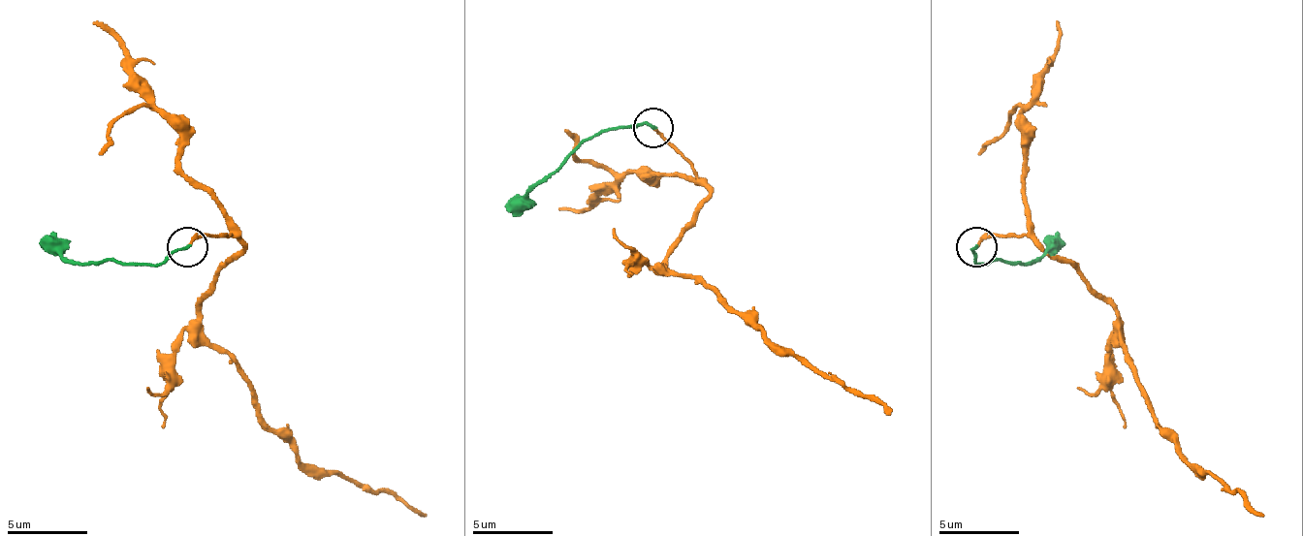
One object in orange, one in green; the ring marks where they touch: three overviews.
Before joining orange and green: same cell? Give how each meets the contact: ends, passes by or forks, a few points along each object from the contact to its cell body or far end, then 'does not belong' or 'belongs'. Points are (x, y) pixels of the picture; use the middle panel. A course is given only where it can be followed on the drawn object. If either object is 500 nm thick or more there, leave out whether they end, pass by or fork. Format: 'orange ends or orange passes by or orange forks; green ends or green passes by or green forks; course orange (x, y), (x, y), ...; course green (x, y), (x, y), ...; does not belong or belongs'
orange ends; green ends; course orange (651, 128), (708, 193), (668, 257), (668, 269), (692, 273), (773, 345), (805, 358), (825, 373), (893, 410); course green (651, 128), (640, 124), (599, 128), (503, 204); belongs

